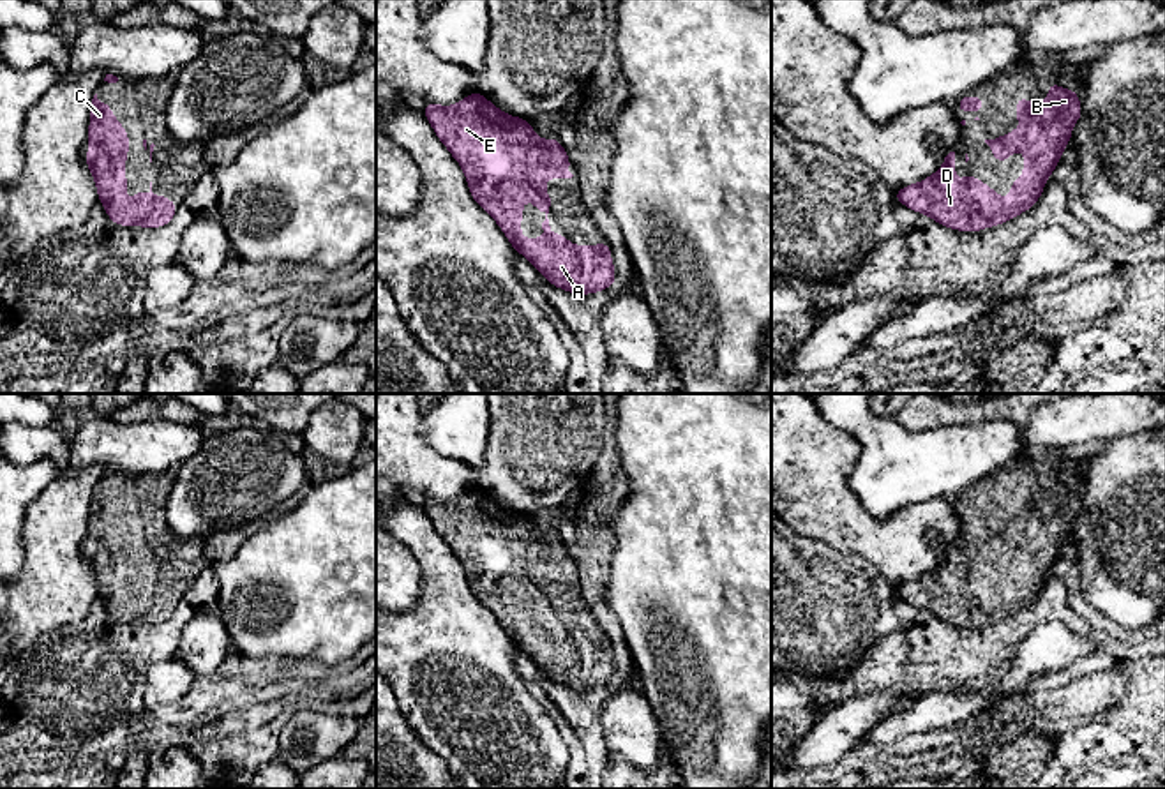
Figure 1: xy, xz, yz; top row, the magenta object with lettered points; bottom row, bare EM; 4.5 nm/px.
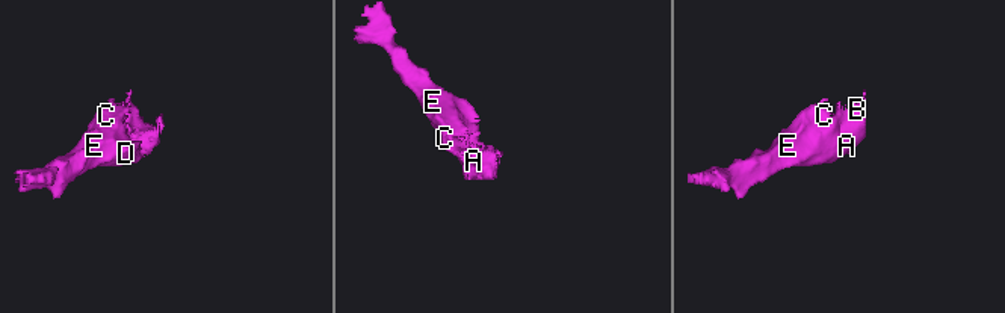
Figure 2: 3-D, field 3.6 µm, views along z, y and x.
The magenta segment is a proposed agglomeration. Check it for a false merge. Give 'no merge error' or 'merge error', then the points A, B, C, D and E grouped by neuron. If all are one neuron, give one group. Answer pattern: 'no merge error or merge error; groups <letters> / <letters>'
no merge error; groups A B C D E

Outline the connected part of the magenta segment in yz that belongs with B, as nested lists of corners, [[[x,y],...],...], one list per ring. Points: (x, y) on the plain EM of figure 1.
[[[1052,477],[1045,500],[1041,496],[1031,500],[1020,491],[1015,505],[1011,528],[985,535],[994,547],[994,558],[1006,558],[1010,549],[1024,544],[1024,570],[1011,577],[1008,595],[1001,595],[997,584],[988,584],[969,567],[958,579],[955,547],[950,547],[934,570],[895,586],[895,597],[955,627],[981,627],[1033,604],[1050,568],[1061,558],[1061,547],[1071,535],[1082,501],[1075,485],[1061,484]]]

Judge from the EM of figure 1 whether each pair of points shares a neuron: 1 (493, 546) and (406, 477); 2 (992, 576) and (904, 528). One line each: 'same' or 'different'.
1: different
2: different

